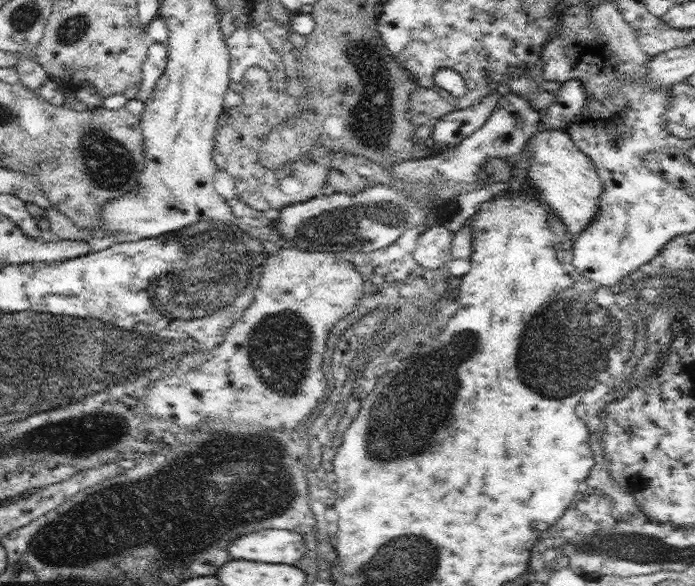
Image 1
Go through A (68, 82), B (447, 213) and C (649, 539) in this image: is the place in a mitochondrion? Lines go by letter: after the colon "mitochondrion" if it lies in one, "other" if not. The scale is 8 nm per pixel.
A: other
B: other
C: mitochondrion

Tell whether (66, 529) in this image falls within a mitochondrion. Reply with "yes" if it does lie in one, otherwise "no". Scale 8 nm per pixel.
yes

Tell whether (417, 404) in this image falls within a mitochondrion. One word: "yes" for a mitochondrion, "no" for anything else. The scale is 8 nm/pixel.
yes

